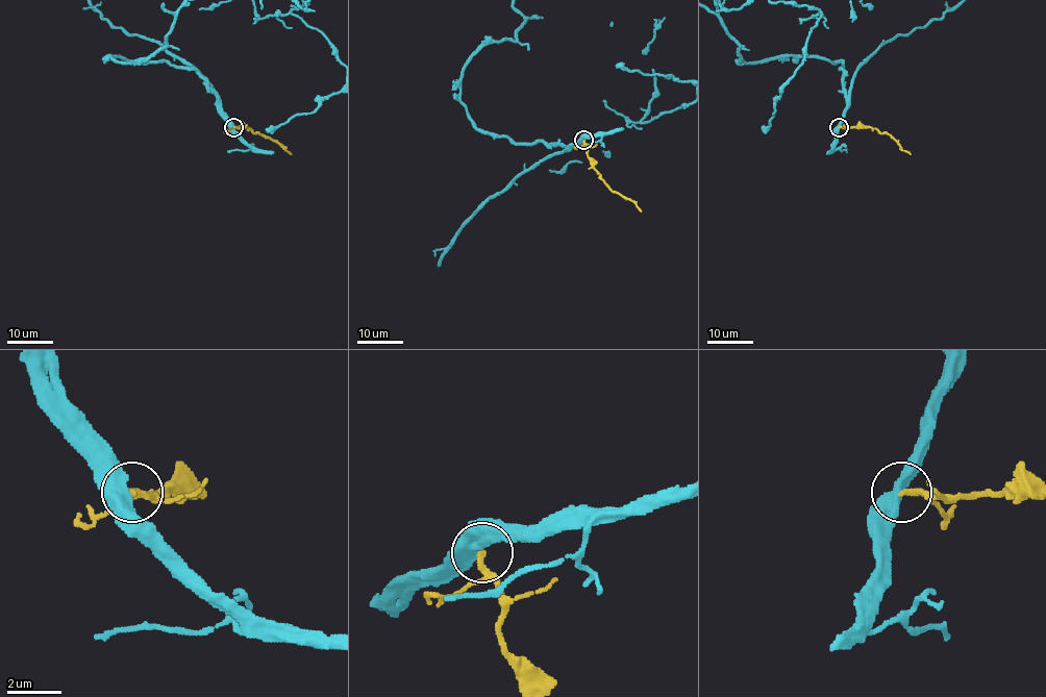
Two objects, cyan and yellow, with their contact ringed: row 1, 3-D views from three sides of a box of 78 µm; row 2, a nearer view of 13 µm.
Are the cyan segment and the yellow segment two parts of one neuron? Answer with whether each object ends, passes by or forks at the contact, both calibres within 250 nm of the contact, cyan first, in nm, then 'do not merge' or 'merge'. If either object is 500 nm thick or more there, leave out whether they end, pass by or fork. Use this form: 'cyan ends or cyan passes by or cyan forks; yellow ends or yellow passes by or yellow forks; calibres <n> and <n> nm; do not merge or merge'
calibres 500 and 170 nm; do not merge

